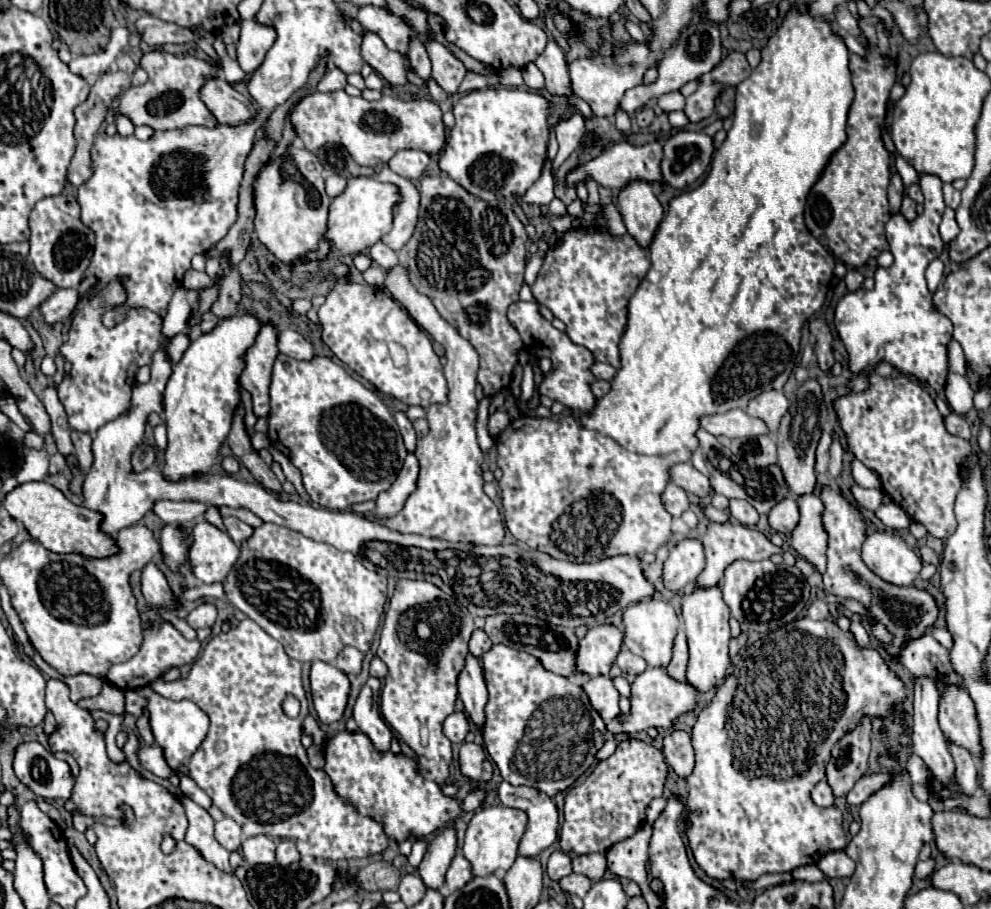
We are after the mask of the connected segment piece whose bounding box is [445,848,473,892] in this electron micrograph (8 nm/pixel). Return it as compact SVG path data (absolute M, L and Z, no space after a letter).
M459 848L455 858L453 858L453 862L451 862L451 866L449 866L449 870L447 870L445 886L447 886L449 892L455 892L455 890L463 888L471 878L473 878L471 876L471 864L467 862L467 858L463 856L463 852Z

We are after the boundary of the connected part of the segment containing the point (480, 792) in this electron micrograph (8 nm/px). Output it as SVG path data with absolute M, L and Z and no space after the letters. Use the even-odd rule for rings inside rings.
M483 788L471 790L471 792L467 794L467 798L463 800L463 810L465 810L465 812L473 812L473 810L481 808L483 802L485 802L485 798L487 798L487 794L485 794Z

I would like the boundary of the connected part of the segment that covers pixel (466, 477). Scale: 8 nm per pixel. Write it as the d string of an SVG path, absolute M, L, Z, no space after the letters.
M401 264L393 266L387 270L385 276L385 286L391 292L393 300L397 300L399 306L403 306L409 316L425 330L429 332L443 348L445 348L445 378L449 386L449 400L445 404L433 404L427 408L427 422L429 422L429 434L417 440L417 450L415 456L419 460L419 478L417 478L417 490L411 492L407 498L403 510L395 516L385 520L387 528L395 528L399 532L415 532L421 536L431 536L439 540L449 540L449 542L471 542L471 544L485 544L485 546L495 546L503 542L503 520L499 516L497 506L491 502L491 498L483 492L483 470L481 464L485 460L485 454L481 452L475 436L475 418L477 418L477 400L475 400L475 386L477 386L477 368L479 368L479 354L471 346L469 340L463 340L459 332L451 324L447 324L431 300L415 290L407 276L407 268Z

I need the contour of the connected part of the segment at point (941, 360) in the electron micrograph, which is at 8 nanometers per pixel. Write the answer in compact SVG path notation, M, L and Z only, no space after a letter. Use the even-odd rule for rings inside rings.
M919 174L919 186L921 186L923 196L925 196L925 202L923 202L925 210L923 210L923 214L917 216L917 218L911 222L911 226L895 226L895 216L891 216L891 220L887 222L887 242L889 242L889 246L891 246L891 254L893 254L895 262L893 262L889 268L877 268L877 272L875 272L875 290L863 290L863 288L861 288L861 290L857 290L857 292L849 292L847 296L843 296L843 298L839 300L839 304L837 304L837 308L835 308L835 328L837 328L837 332L839 332L839 336L841 336L843 344L845 344L845 348L847 348L847 352L849 352L849 364L851 364L851 370L853 370L853 372L873 372L881 360L887 360L889 364L893 364L893 366L895 366L897 370L901 370L903 374L915 376L915 378L919 378L919 380L925 380L937 394L941 394L941 392L943 392L943 386L945 386L945 380L947 380L947 344L949 344L949 340L951 340L953 326L951 326L951 322L949 322L947 316L939 314L939 312L933 308L931 292L929 292L927 280L925 280L925 268L927 268L927 264L929 264L933 258L937 258L937 256L943 252L943 246L945 246L943 240L941 240L941 236L939 236L939 220L941 220L943 210L945 210L943 192L941 192L943 182L941 182L935 174Z

